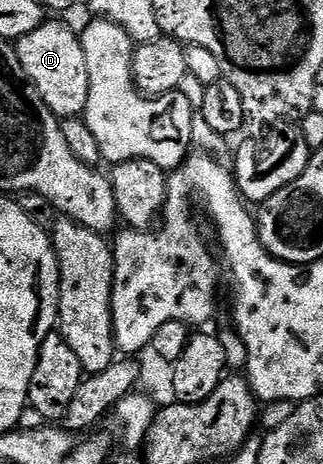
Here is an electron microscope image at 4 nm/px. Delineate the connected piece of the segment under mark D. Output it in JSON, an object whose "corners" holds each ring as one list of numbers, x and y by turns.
{"corners":[[47,19,36,31,19,37,16,48,26,78,40,91,51,111,59,119,82,117,88,103,88,63,84,59,81,36,73,33,62,19]]}

